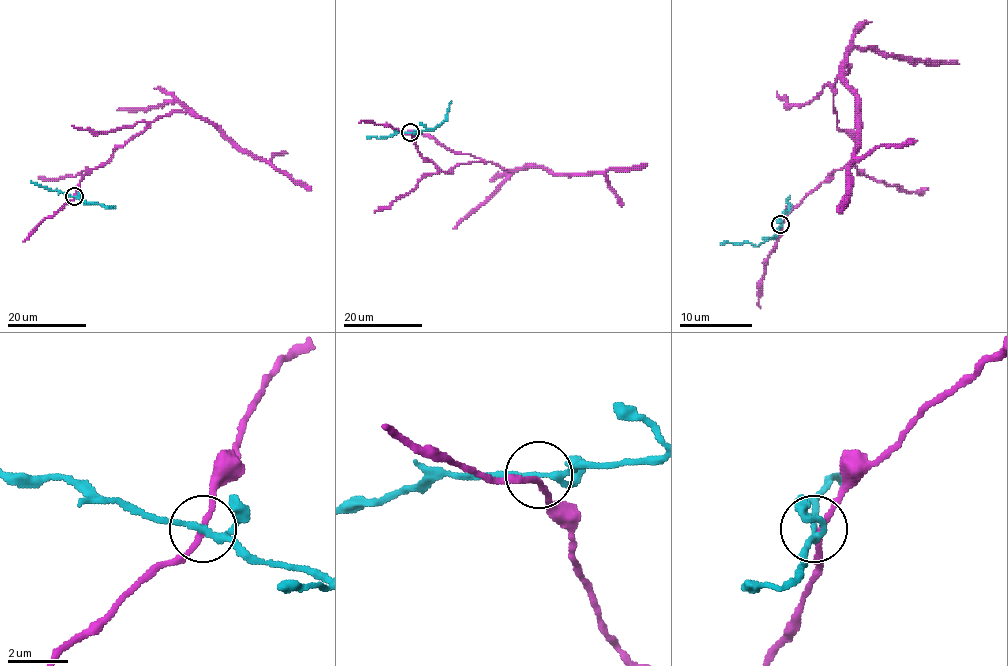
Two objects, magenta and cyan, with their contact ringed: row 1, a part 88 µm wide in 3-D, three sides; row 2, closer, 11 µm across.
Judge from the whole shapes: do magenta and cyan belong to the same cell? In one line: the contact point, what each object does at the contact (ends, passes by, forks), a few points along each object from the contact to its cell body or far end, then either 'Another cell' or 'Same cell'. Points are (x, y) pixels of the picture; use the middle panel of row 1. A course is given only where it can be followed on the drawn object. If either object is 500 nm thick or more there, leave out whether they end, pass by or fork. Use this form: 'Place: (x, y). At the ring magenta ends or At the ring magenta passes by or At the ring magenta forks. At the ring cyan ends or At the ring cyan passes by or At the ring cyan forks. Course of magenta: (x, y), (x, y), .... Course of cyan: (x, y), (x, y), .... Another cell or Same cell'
Place: (410, 132). At the ring magenta passes by. At the ring cyan forks. Course of magenta: (410, 133), (422, 156), (447, 174), (473, 161), (510, 171), (542, 167), (558, 174), (641, 169), (647, 164). Course of cyan: (410, 133), (435, 129), (444, 120), (451, 100). Another cell

